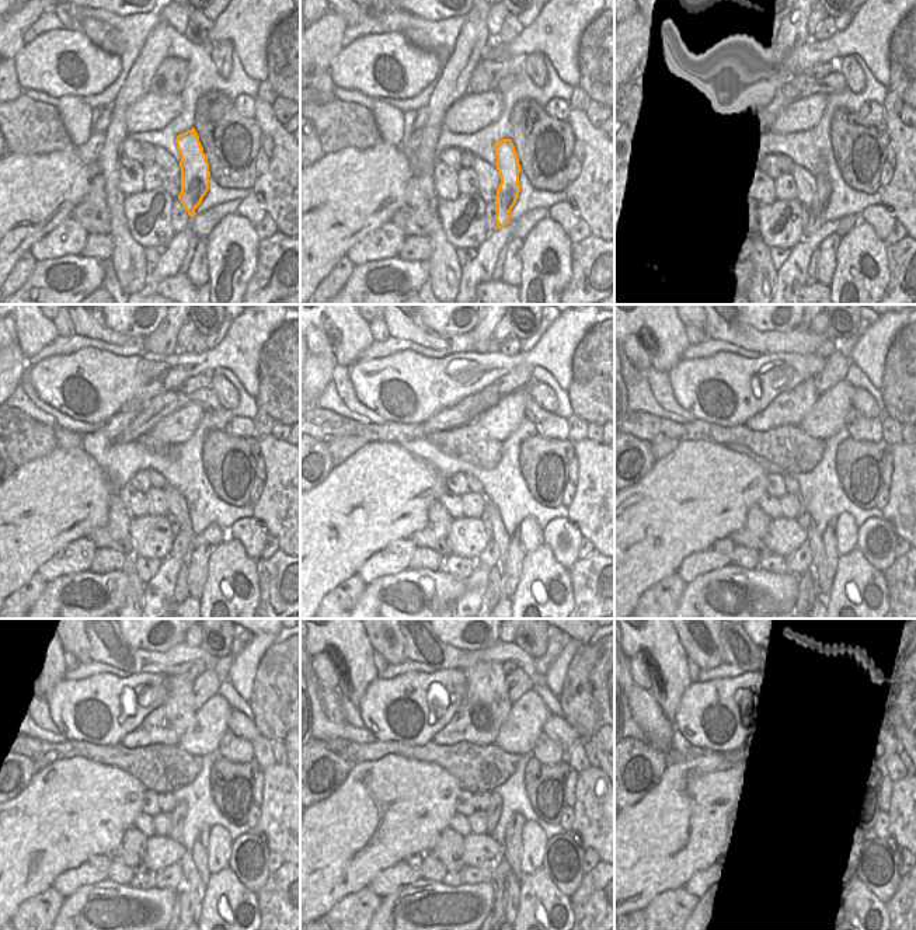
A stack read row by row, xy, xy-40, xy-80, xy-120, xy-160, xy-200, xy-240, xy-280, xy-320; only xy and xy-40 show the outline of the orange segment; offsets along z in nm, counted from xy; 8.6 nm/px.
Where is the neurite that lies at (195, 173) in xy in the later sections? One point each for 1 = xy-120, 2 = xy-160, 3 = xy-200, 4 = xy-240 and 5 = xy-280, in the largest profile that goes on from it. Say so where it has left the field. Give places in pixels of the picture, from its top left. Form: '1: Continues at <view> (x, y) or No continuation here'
1: Continues at xy-120 (180, 547)
2: Continues at xy-160 (490, 556)
3: Continues at xy-200 (798, 563)
4: Continues at xy-240 (171, 877)
5: Continues at xy-280 (470, 875)

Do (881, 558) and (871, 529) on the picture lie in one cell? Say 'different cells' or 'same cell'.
same cell

